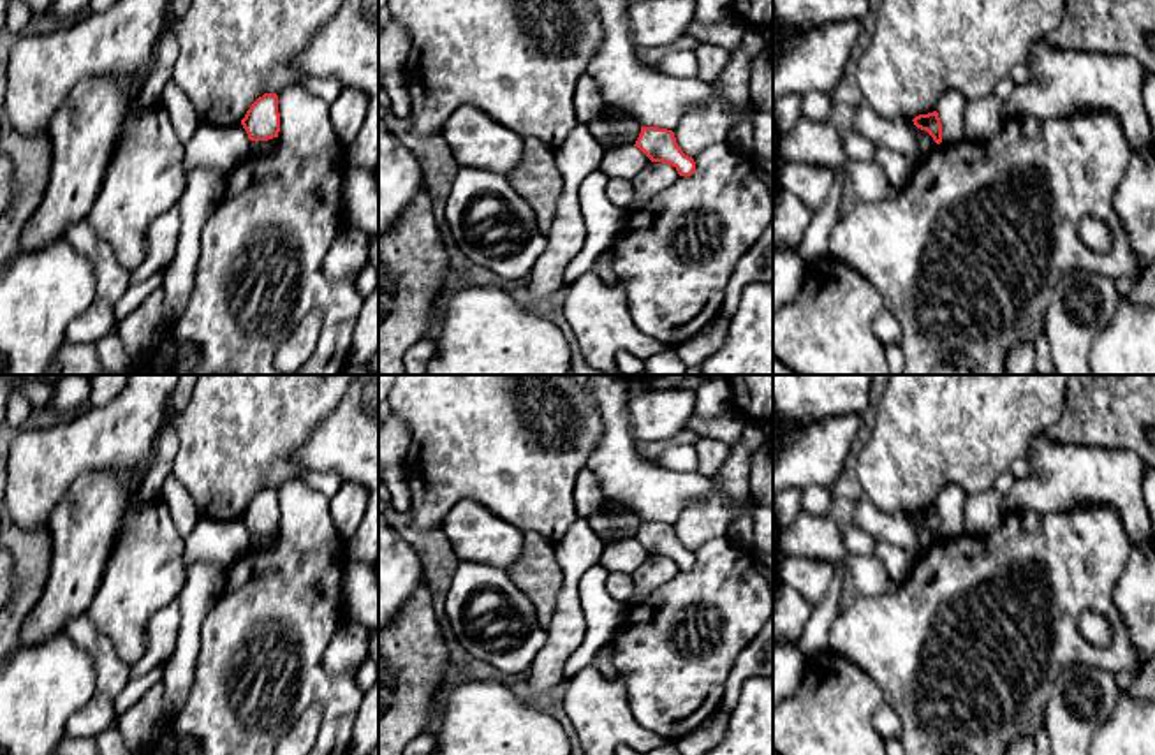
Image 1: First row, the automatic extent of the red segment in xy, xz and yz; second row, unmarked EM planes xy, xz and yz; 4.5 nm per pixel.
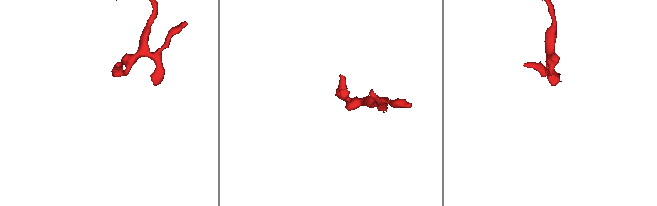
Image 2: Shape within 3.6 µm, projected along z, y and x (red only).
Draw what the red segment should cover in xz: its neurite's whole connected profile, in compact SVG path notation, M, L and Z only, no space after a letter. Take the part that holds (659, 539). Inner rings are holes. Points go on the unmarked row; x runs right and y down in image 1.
M641 521L641 528L634 540L639 542L651 556L673 560L680 570L692 570L695 565L694 553L681 546L673 524Z

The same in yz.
M937 505L919 509L912 516L917 523L926 524L937 539L942 537L942 517Z

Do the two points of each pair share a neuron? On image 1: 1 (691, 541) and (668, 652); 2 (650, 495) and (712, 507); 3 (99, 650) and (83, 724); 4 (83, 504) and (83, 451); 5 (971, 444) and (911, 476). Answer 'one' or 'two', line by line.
1: two
2: two
3: one
4: two
5: one

